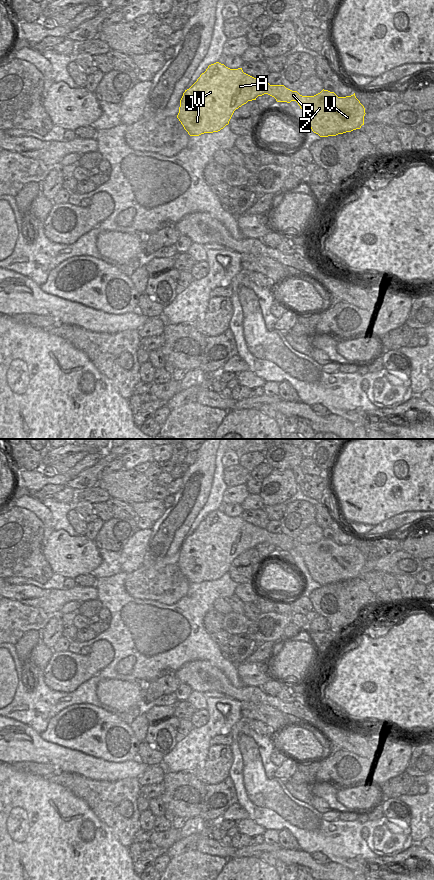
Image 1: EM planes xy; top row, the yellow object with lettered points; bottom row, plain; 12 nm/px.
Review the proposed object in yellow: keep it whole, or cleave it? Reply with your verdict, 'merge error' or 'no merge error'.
no merge error

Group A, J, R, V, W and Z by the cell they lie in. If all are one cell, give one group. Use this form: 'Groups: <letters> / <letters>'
Groups: A J R V W Z

